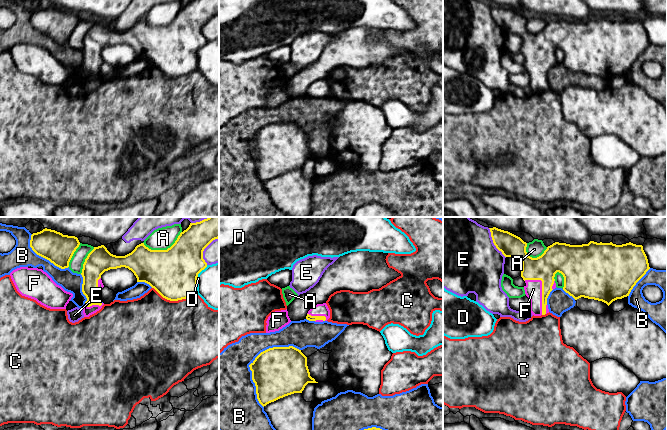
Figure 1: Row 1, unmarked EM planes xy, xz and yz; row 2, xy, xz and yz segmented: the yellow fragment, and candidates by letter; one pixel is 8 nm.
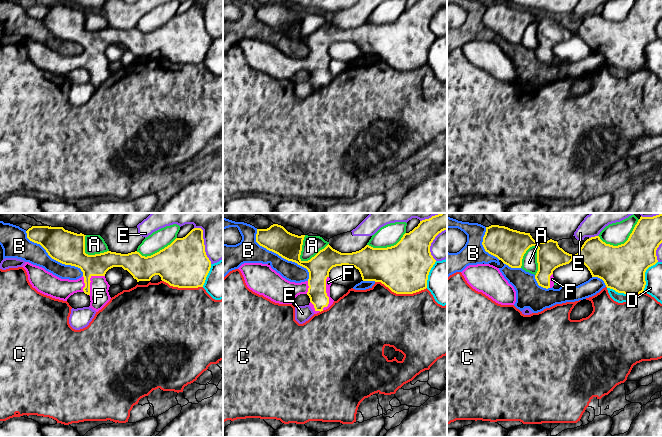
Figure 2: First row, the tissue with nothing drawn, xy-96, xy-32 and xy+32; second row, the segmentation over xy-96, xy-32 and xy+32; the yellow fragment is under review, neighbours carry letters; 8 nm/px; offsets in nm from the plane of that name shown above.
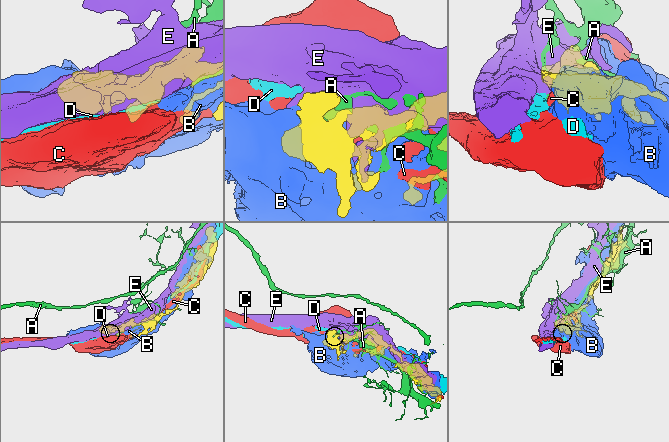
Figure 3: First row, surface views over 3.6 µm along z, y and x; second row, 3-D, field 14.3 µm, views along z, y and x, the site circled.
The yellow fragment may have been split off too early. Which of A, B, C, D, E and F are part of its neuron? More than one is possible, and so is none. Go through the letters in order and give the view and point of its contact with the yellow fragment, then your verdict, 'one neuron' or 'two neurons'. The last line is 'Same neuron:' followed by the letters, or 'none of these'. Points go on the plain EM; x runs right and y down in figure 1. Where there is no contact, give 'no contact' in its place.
A: xy (164, 26) | two neurons
B: xz (254, 136) | two neurons
C: xy (174, 76) | two neurons
D: xy (196, 55) | two neurons
E: yz (493, 18) | two neurons
F: yz (542, 66) | one neuron
Same neuron: F

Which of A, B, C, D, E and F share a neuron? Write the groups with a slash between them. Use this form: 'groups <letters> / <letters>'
groups A / B / C / D / E / F

